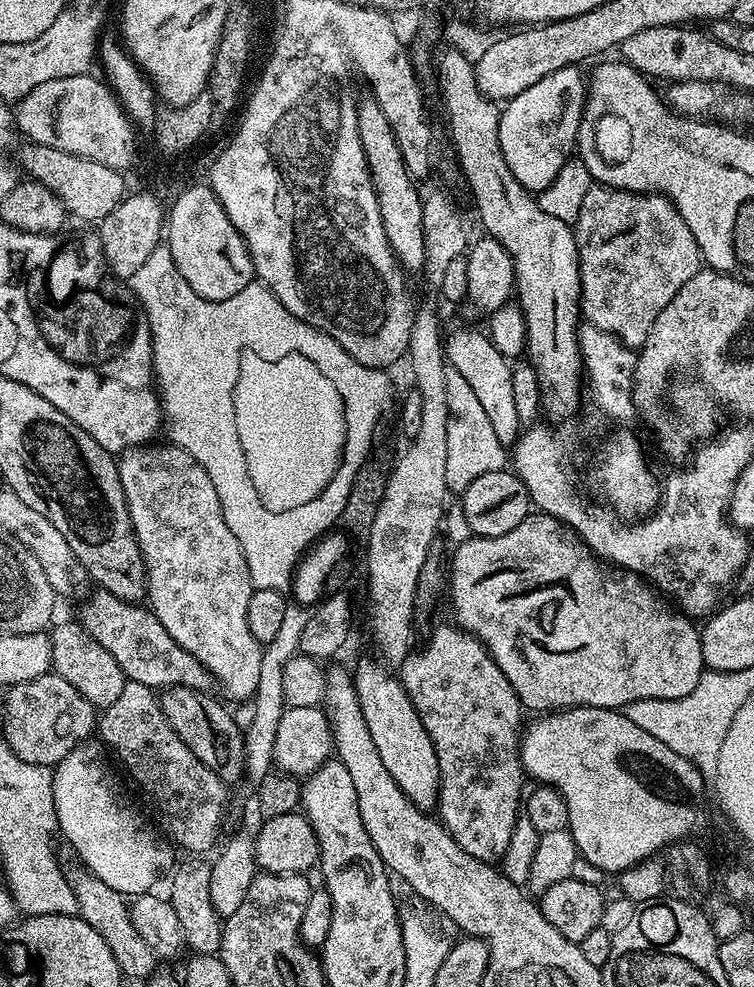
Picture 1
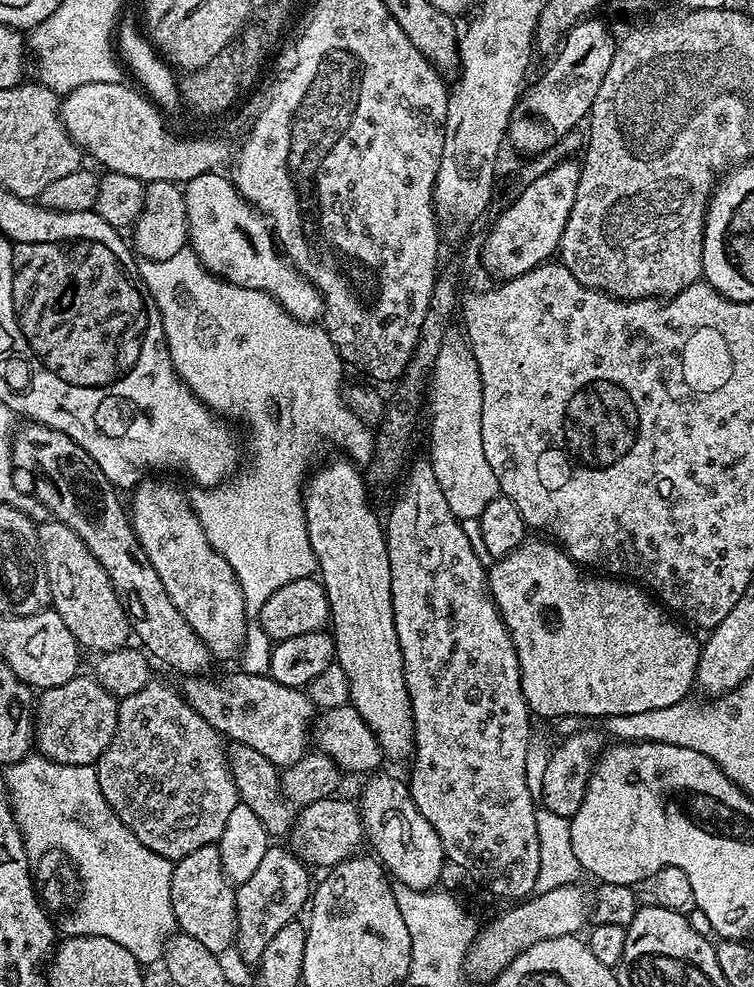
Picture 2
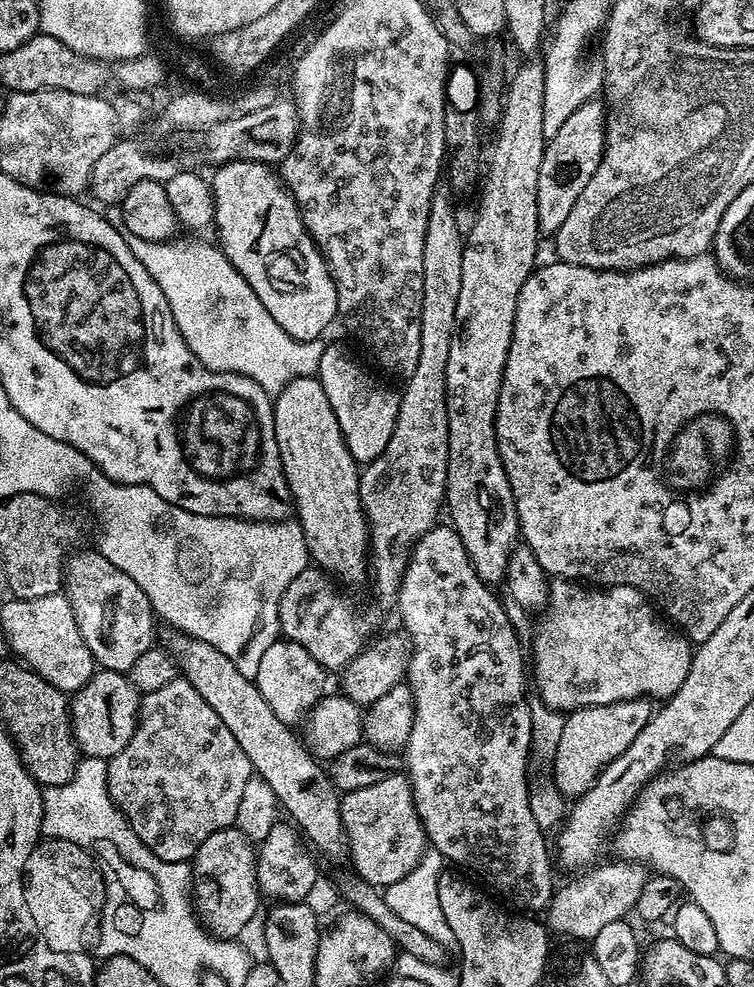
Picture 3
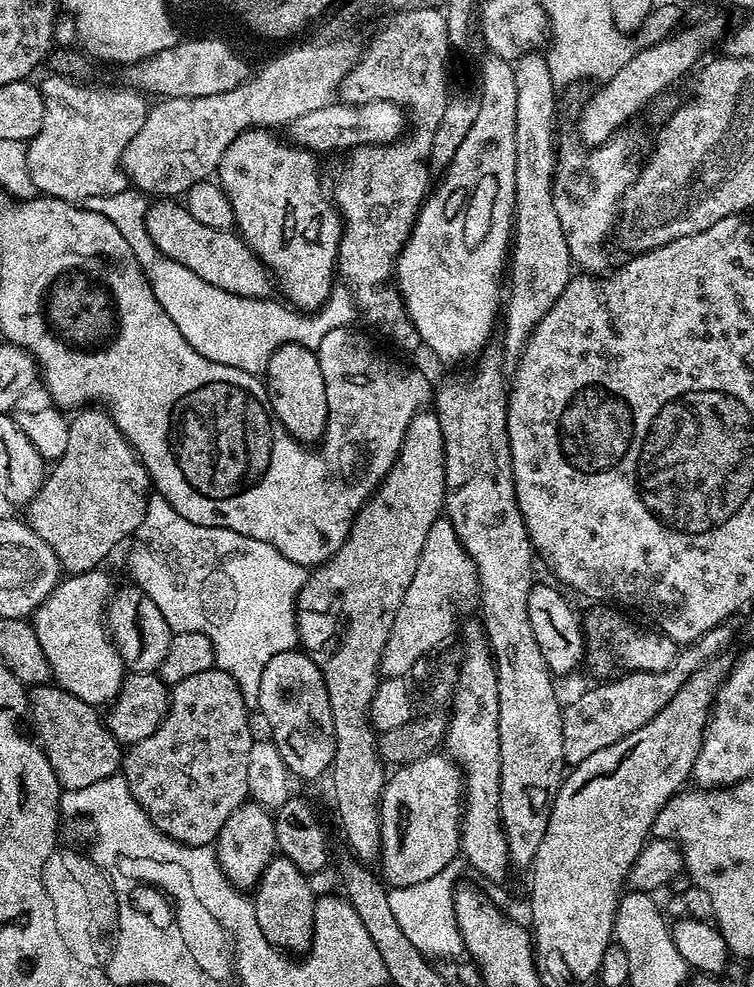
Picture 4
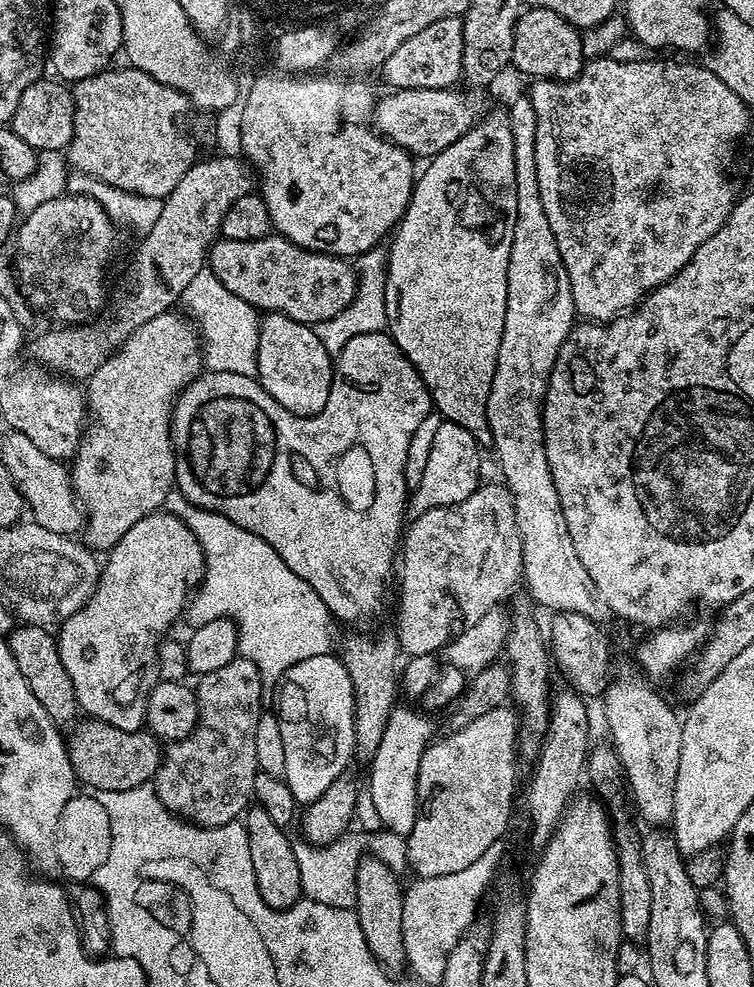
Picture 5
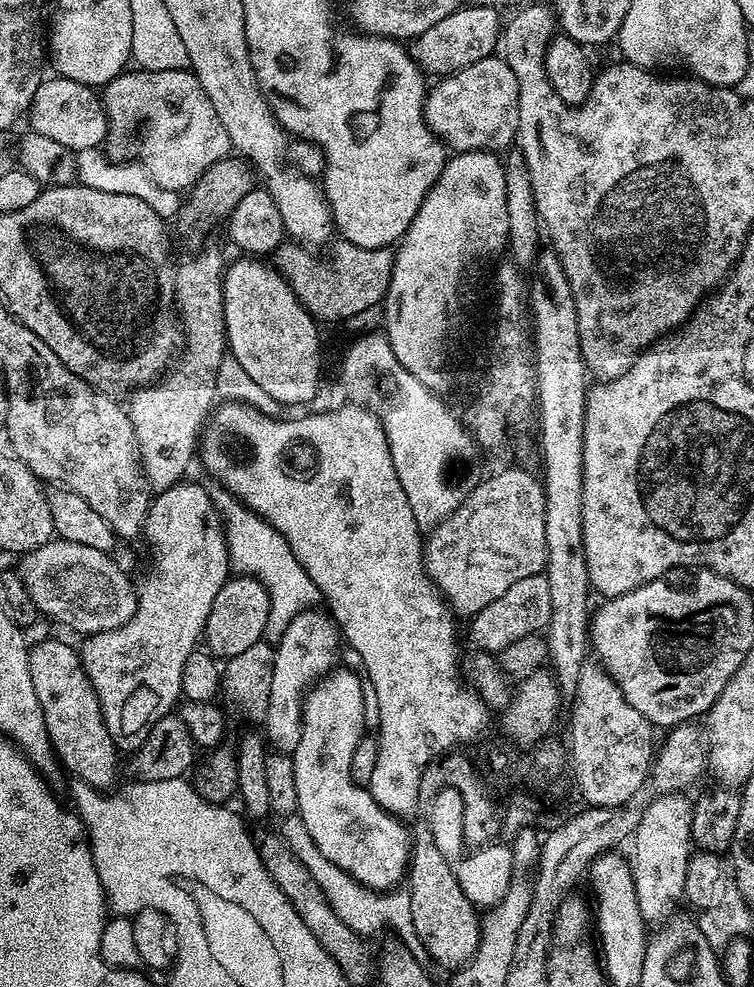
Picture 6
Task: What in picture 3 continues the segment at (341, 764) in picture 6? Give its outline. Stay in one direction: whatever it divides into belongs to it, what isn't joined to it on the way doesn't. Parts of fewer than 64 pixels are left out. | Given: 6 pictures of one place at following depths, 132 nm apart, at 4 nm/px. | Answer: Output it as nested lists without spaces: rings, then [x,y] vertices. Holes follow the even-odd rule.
[[[281,638],[267,648],[266,654],[262,654],[255,681],[274,714],[282,722],[296,726],[301,723],[309,709],[319,702],[321,696],[325,695],[324,676],[326,677],[326,669],[317,660],[310,658],[310,654],[306,654],[306,650],[298,646],[298,642]]]

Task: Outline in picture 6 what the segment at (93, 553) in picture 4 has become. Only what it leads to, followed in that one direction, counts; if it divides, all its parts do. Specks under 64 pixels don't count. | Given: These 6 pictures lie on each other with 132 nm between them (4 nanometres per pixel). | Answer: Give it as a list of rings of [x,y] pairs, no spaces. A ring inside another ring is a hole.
[[[208,248],[205,252],[197,254],[193,260],[188,260],[183,265],[182,263],[176,270],[176,307],[178,309],[178,315],[180,317],[180,323],[182,325],[182,347],[174,361],[174,363],[157,379],[155,382],[141,386],[131,393],[130,399],[132,401],[126,404],[126,411],[130,422],[132,423],[132,429],[136,435],[136,448],[140,452],[140,466],[144,469],[144,479],[147,480],[149,489],[153,493],[162,492],[165,488],[174,486],[181,483],[184,471],[191,466],[192,460],[194,464],[194,457],[198,452],[198,441],[202,435],[202,427],[204,426],[209,414],[213,411],[214,405],[218,400],[218,393],[216,391],[216,383],[218,382],[218,366],[222,366],[225,355],[228,352],[228,335],[226,334],[226,318],[224,317],[224,270],[226,267],[226,260],[220,257],[220,252],[216,248]]]

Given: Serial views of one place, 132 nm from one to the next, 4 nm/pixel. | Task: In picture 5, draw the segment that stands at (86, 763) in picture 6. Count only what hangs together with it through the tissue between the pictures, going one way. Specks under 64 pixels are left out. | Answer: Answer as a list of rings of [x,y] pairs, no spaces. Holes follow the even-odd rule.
[[[21,623],[6,639],[14,662],[18,662],[18,670],[22,670],[22,678],[26,678],[34,698],[42,702],[42,710],[50,714],[57,726],[71,725],[78,716],[74,682],[70,682],[70,674],[66,674],[66,666],[62,666],[62,654],[58,654],[55,635],[47,627]]]

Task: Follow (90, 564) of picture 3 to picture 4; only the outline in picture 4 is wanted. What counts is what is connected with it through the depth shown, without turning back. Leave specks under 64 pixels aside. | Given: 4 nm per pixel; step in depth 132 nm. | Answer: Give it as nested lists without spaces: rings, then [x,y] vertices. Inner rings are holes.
[[[129,586],[121,592],[119,589],[108,601],[106,623],[112,643],[124,659],[124,667],[128,672],[156,672],[160,669],[162,658],[166,658],[166,650],[170,650],[174,633],[166,618],[162,618],[162,610],[154,606],[154,602],[141,588]]]

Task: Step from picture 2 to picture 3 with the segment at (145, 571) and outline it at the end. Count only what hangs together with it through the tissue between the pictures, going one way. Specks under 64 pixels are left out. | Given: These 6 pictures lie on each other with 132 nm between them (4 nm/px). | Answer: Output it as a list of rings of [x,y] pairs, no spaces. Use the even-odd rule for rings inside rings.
[[[168,626],[165,629],[159,633],[158,640],[176,659],[179,675],[188,680],[202,698],[206,698],[207,705],[213,707],[229,727],[230,734],[249,758],[253,771],[274,791],[295,827],[314,848],[316,846],[332,858],[343,857],[347,853],[347,840],[341,820],[341,795],[325,767],[303,745],[299,735],[293,733],[293,727],[274,714],[258,690],[256,681],[240,673],[238,666],[234,666],[222,650],[214,650],[210,642],[202,642],[177,628]]]

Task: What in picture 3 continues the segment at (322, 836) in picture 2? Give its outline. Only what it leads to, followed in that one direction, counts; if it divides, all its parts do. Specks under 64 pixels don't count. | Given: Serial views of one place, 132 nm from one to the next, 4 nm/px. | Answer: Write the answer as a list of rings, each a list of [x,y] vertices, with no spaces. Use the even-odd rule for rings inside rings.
[[[393,774],[382,778],[382,782],[374,782],[374,786],[343,793],[340,812],[347,855],[352,856],[351,867],[357,876],[381,890],[410,874],[429,847],[428,836],[412,801],[407,775]]]

